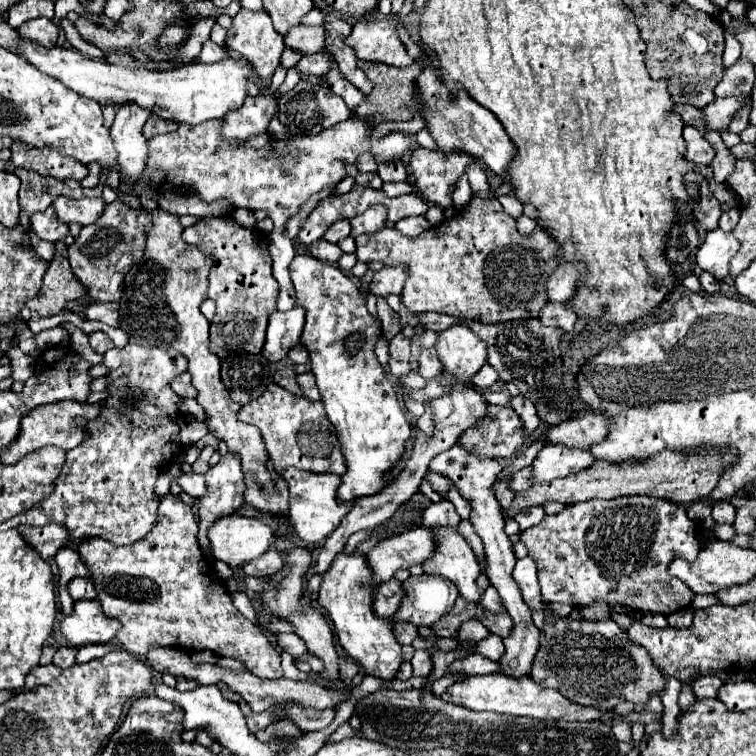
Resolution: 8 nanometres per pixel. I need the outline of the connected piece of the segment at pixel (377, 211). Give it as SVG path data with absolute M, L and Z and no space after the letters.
M374 204L366 212L362 212L360 216L352 218L350 224L352 224L352 236L378 232L386 226L386 208L382 204Z

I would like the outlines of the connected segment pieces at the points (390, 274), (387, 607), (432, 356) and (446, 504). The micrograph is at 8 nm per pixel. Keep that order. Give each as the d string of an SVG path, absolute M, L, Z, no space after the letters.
M384 266L374 274L374 280L370 282L370 292L376 296L388 296L388 294L400 294L406 282L408 268L406 266Z
M390 578L388 582L384 582L384 586L378 586L378 598L374 598L374 610L378 610L378 614L390 614L394 616L394 612L400 608L400 602L404 598L404 588L402 582L396 578Z
M424 348L420 354L420 362L418 362L418 374L428 380L432 376L438 376L440 372L442 372L442 364L438 360L436 348Z
M446 498L438 504L430 504L426 510L424 510L424 518L422 518L422 524L426 528L430 526L450 526L450 528L456 528L460 522L460 516L454 508L454 504Z

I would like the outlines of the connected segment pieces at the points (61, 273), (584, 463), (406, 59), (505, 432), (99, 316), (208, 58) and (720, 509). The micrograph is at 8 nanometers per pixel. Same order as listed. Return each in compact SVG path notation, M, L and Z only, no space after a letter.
M62 242L56 244L54 260L50 262L50 268L44 276L40 294L26 300L26 306L32 310L38 310L42 316L54 316L60 314L68 300L82 298L82 286L74 282L74 274L70 274L70 264L66 258L66 246Z
M562 444L544 446L532 462L534 480L548 482L554 478L566 478L570 474L576 474L578 470L590 468L594 462L596 458L588 450L562 446Z
M398 14L360 20L352 28L350 46L356 50L360 60L386 62L388 66L410 66L414 58L400 42L400 26L404 26L404 22Z
M492 406L490 414L478 422L478 426L468 428L458 444L466 446L474 454L490 456L490 458L512 458L516 456L528 438L520 416L504 406Z
M100 302L98 306L86 306L82 314L86 320L98 320L108 326L118 326L118 304L116 302Z
M207 40L204 43L202 52L200 53L196 62L211 64L229 57L229 54L226 52L226 47L219 46L211 40Z
M716 502L712 508L712 518L718 524L732 524L736 516L736 508L730 502Z

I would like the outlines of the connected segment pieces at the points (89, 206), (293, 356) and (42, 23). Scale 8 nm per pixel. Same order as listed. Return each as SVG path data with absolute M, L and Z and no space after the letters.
M64 194L56 196L52 202L52 208L56 210L56 216L60 222L64 224L72 224L78 222L82 226L86 224L94 224L96 218L102 214L104 210L104 200L92 200L92 198L82 198L82 200L74 200L74 198L66 198Z
M298 344L288 352L288 358L295 364L306 364L308 362L308 350L302 344Z
M36 18L34 22L26 22L18 28L20 34L26 34L28 38L38 38L42 46L54 46L60 34L60 26L54 24L48 18Z

